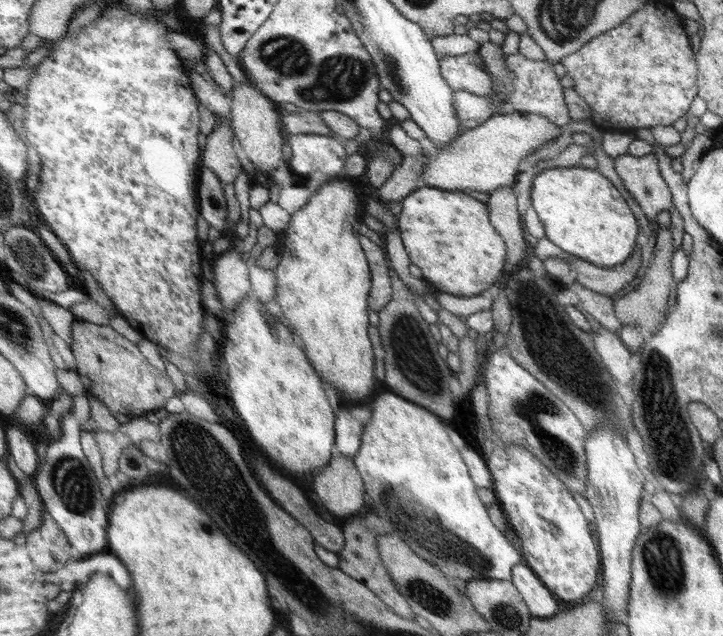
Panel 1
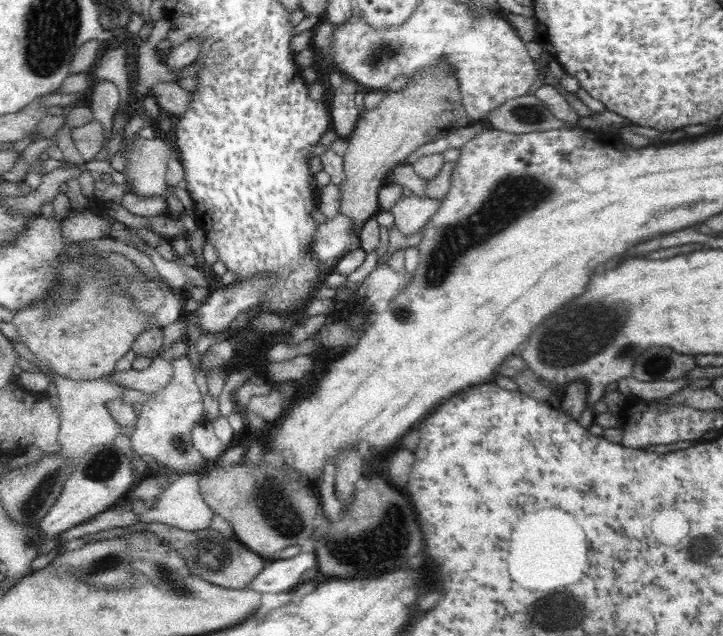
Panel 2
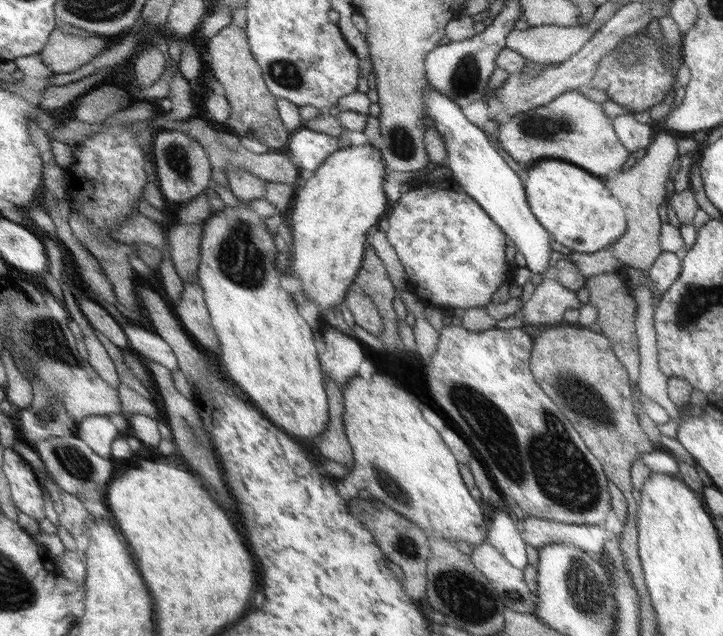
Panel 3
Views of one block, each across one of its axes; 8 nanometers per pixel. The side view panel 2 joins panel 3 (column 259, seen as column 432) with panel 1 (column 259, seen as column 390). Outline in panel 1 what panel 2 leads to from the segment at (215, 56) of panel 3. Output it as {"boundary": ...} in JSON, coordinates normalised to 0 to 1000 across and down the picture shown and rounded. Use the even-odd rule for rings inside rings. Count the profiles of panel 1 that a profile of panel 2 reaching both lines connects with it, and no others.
{"boundary":[[[343,127],[321,135],[318,142],[318,195],[324,215],[332,233],[342,244],[353,267],[373,270],[383,264],[389,252],[389,195],[379,164],[371,154],[355,143]]]}

